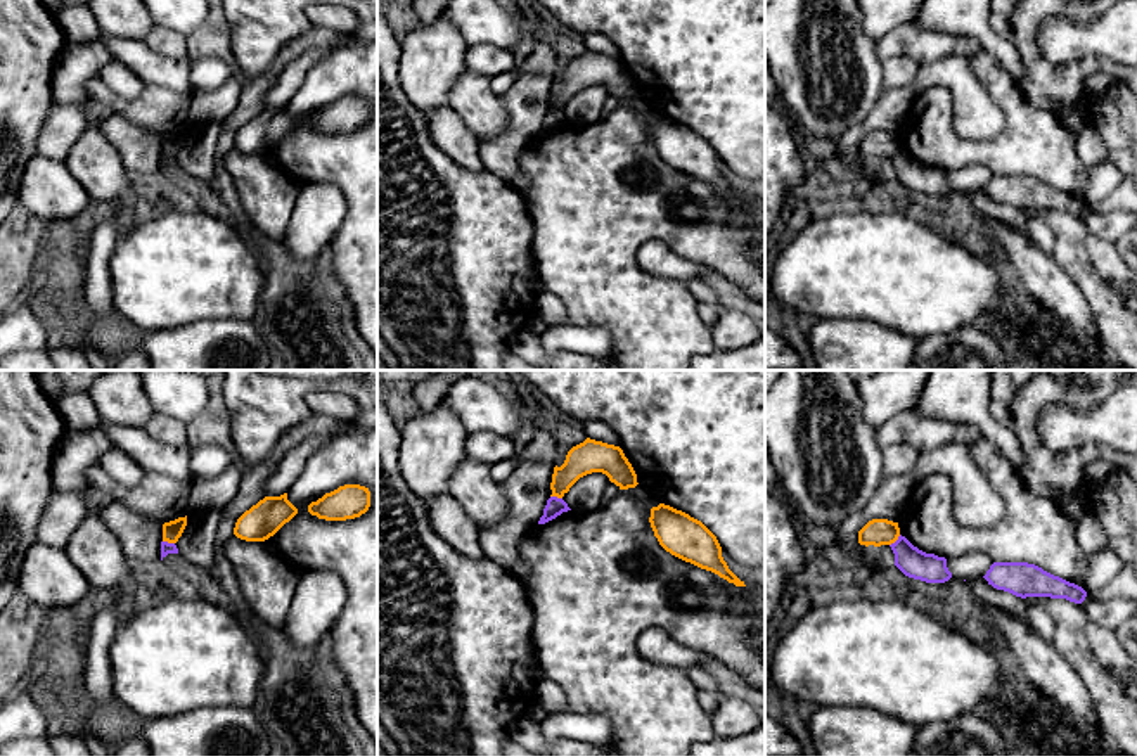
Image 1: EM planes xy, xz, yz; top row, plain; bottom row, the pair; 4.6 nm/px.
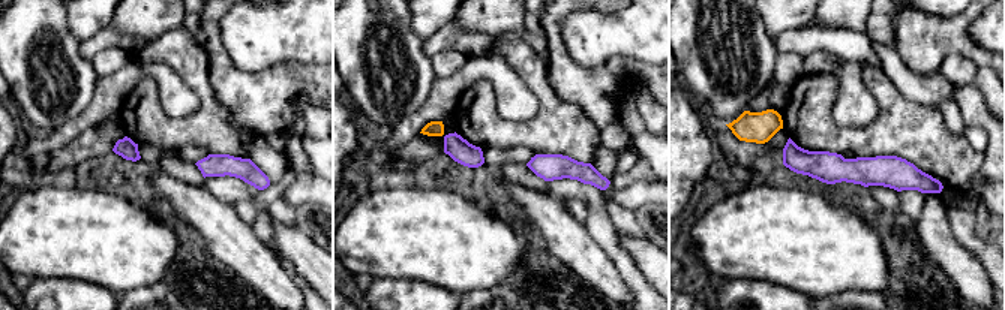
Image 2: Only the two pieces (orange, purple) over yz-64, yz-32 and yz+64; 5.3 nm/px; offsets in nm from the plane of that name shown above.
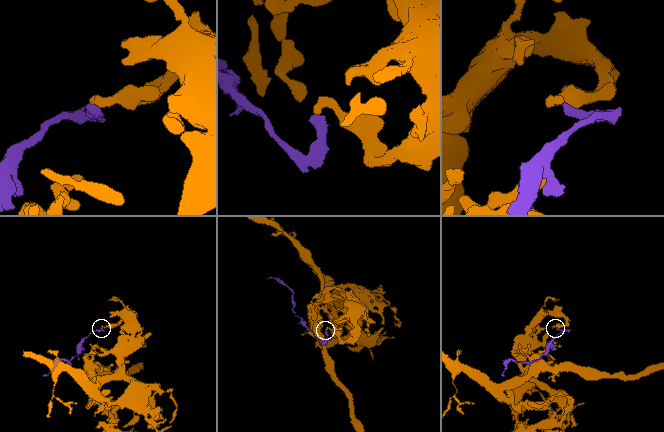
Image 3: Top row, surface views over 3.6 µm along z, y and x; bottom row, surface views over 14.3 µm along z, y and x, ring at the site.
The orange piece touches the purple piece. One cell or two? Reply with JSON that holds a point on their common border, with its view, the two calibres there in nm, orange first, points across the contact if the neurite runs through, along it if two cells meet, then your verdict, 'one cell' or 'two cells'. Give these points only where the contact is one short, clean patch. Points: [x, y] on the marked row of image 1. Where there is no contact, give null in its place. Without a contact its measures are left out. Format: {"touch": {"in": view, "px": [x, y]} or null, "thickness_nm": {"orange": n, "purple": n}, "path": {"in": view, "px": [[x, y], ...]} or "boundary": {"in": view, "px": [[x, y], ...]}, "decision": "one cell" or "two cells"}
{"touch": {"in": "yz", "px": [895, 540]}, "thickness_nm": {"orange": 130, "purple": 140}, "boundary": {"in": "yz", "px": [[900, 535], [890, 545]]}, "decision": "two cells"}

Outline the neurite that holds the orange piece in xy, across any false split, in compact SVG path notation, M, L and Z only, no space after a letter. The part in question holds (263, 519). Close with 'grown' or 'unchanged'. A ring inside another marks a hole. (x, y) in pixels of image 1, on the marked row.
M265 497L235 522L234 535L246 541L265 541L298 514L298 509L280 497Z; unchanged

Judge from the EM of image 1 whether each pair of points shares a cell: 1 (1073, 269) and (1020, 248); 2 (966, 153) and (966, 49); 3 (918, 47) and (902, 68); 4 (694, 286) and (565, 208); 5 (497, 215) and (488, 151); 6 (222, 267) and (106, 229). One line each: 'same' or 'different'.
1: different
2: different
3: different
4: different
5: different
6: different

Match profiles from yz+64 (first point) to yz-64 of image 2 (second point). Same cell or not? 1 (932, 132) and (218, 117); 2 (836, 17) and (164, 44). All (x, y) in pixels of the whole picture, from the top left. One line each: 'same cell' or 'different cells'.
1: same cell
2: different cells

